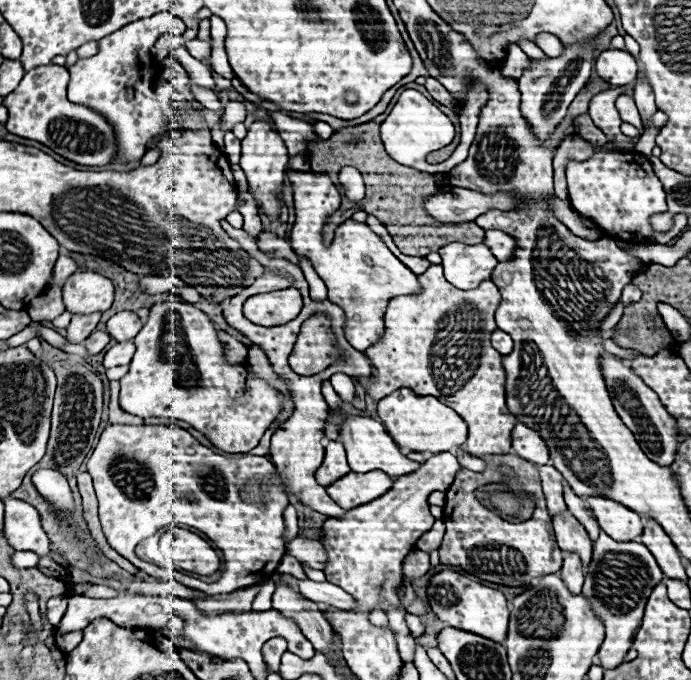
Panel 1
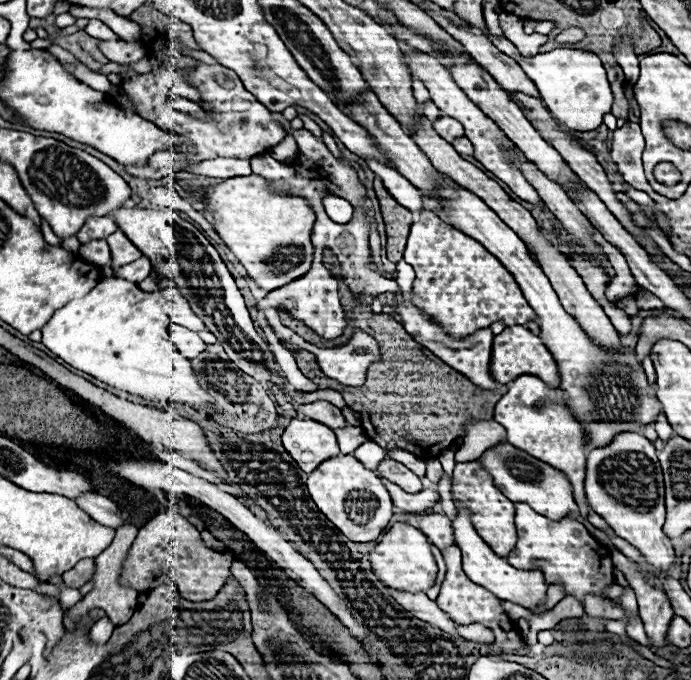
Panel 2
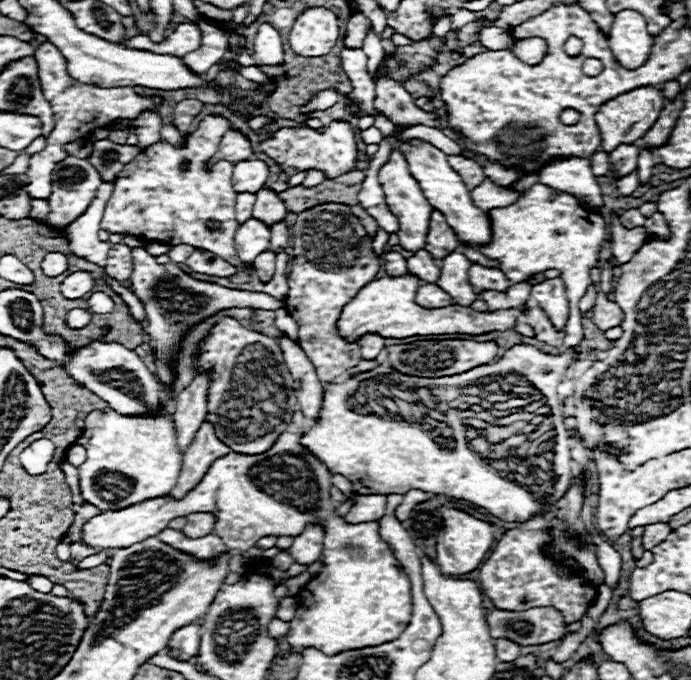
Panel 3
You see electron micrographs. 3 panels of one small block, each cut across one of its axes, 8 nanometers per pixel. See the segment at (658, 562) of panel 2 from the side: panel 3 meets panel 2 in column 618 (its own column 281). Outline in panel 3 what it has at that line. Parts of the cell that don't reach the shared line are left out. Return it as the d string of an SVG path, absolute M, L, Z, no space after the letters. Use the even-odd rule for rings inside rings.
M282 432L278 440L272 444L270 450L254 456L236 454L230 452L222 458L218 458L208 472L204 474L202 482L182 500L174 500L170 496L144 500L142 504L134 504L124 510L116 512L102 512L94 518L90 518L82 526L82 544L96 548L96 550L118 550L126 548L130 544L136 544L140 540L146 540L150 536L156 536L162 532L170 520L178 516L188 516L192 512L212 512L218 522L214 526L214 532L226 540L230 550L246 552L252 548L260 538L264 536L300 536L308 522L318 522L324 528L324 550L322 550L322 570L302 588L298 596L298 608L296 616L290 622L290 630L286 632L286 640L294 652L304 652L304 648L318 648L324 654L338 654L346 650L358 650L366 646L378 646L384 642L390 642L402 634L402 630L408 626L410 614L412 614L412 596L410 596L410 580L402 572L400 564L392 556L388 544L380 540L378 536L378 522L362 522L362 524L350 524L346 522L336 506L330 500L330 472L328 468L310 454L308 448L300 444L302 434L294 432Z

